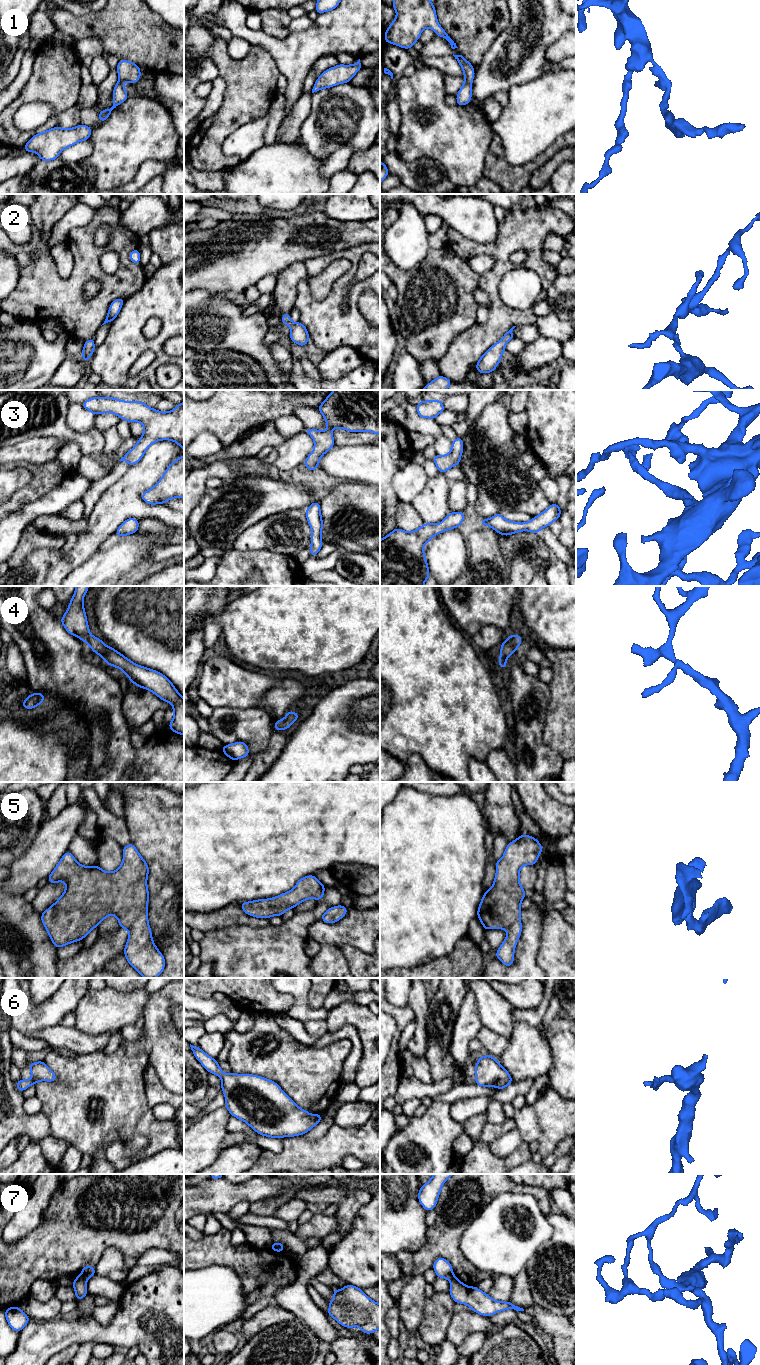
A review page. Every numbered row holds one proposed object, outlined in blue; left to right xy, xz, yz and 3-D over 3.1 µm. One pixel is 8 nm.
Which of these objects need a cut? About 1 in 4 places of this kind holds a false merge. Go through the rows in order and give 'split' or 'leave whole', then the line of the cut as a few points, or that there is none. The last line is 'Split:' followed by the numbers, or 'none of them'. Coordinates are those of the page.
1: leave whole; no cut
2: leave whole; no cut
3: leave whole; no cut
4: leave whole; no cut
5: leave whole; no cut
6: leave whole; no cut
7: split; cut in xy along (80, 1275), (86, 1280)
Split: 7

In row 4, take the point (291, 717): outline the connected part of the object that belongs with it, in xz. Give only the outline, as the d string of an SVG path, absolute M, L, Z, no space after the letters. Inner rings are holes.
M291 710L288 711L284 719L276 720L274 729L277 730L286 730L289 728L297 719L299 714ZM274 731L274 732L275 732Z

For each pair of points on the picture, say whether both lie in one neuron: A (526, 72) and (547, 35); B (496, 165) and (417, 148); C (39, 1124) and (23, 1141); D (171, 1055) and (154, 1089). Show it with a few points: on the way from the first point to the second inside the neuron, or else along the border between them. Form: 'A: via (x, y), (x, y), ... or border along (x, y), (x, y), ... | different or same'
A: via (533, 63), (535, 51), (541, 44) | same
B: border along (491, 140), (485, 156), (482, 175) | different
C: border along (17, 1136), (26, 1134), (31, 1140) | different
D: border along (149, 1063), (159, 1080), (173, 1093) | different

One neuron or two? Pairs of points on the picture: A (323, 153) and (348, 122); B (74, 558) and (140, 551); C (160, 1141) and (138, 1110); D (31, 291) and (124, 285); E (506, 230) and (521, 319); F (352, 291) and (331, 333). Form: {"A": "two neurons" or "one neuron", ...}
{"A": "one neuron", "B": "two neurons", "C": "one neuron", "D": "one neuron", "E": "one neuron", "F": "one neuron"}

